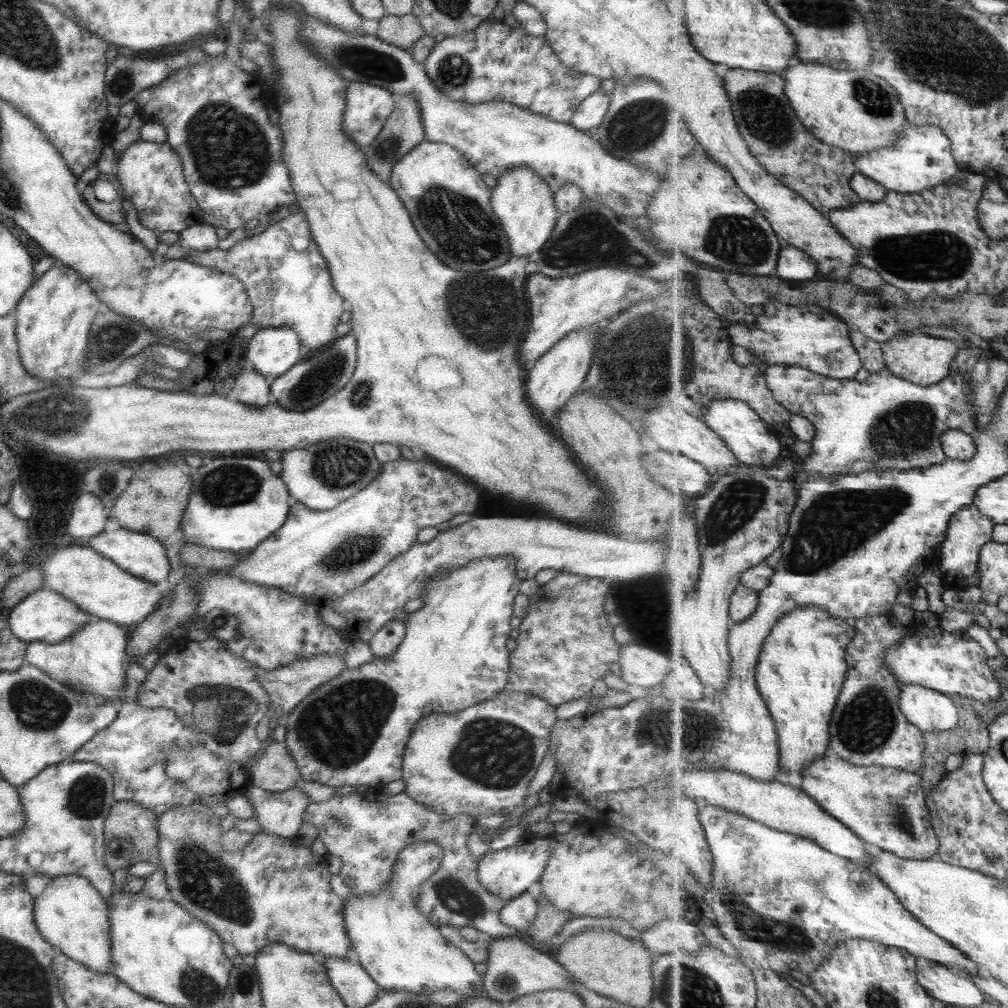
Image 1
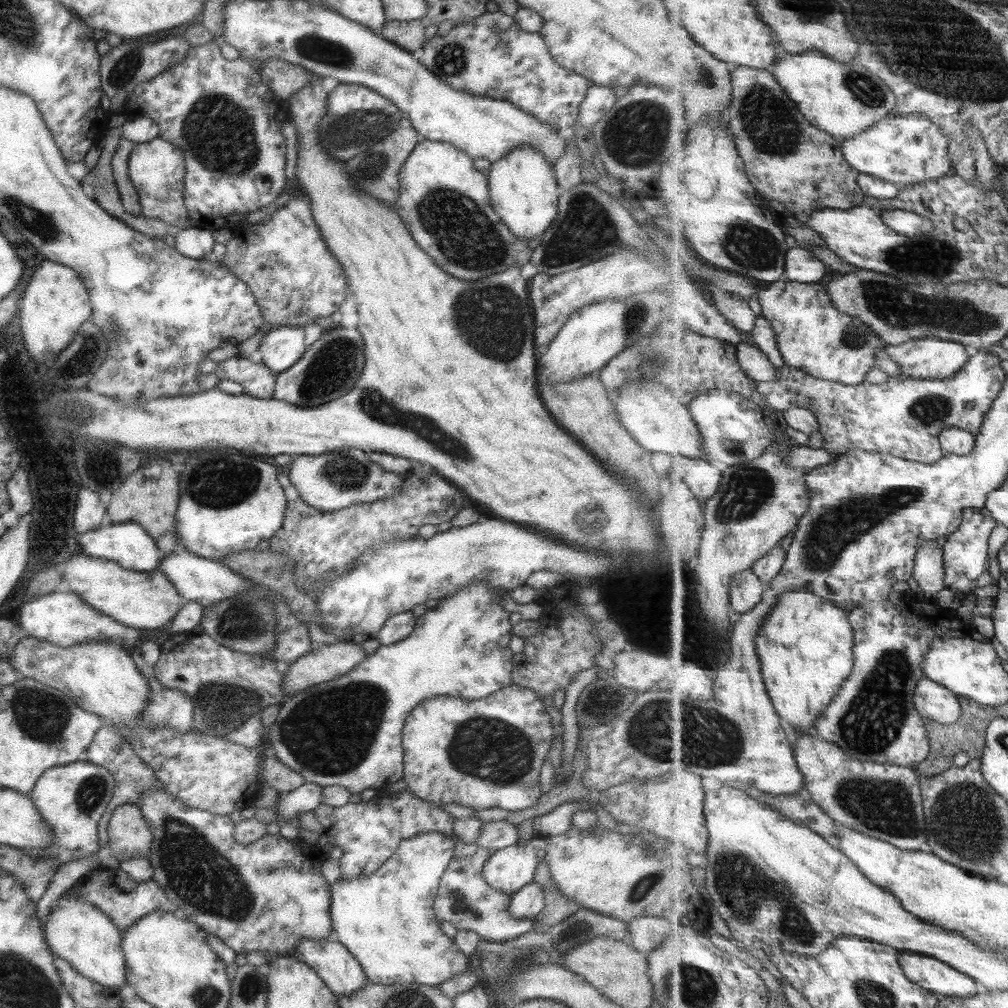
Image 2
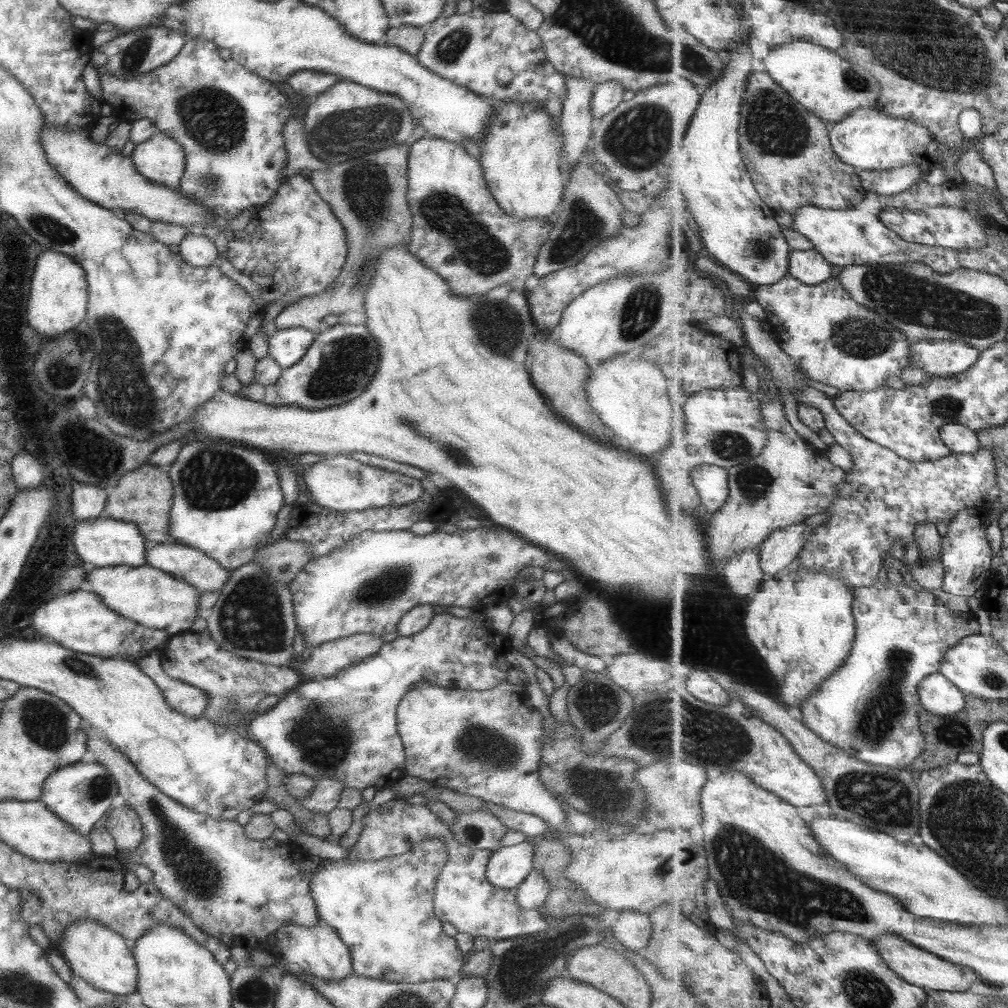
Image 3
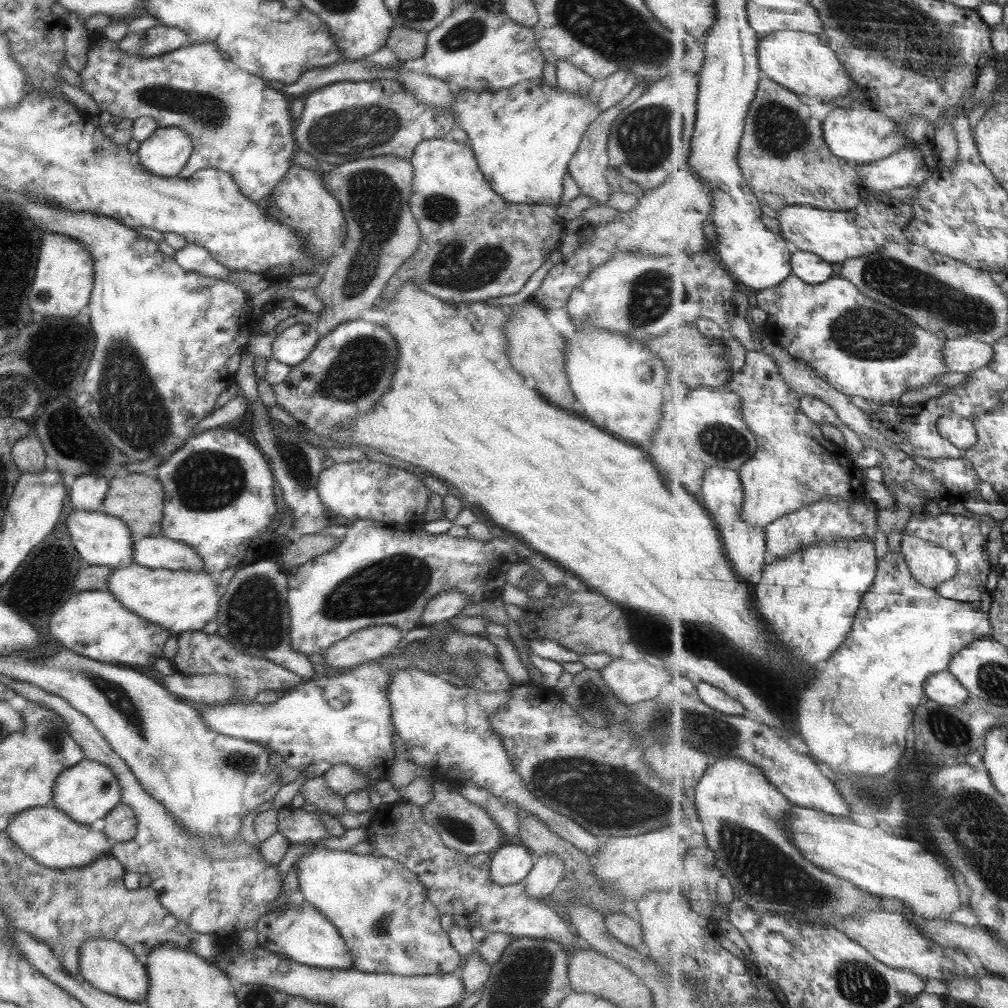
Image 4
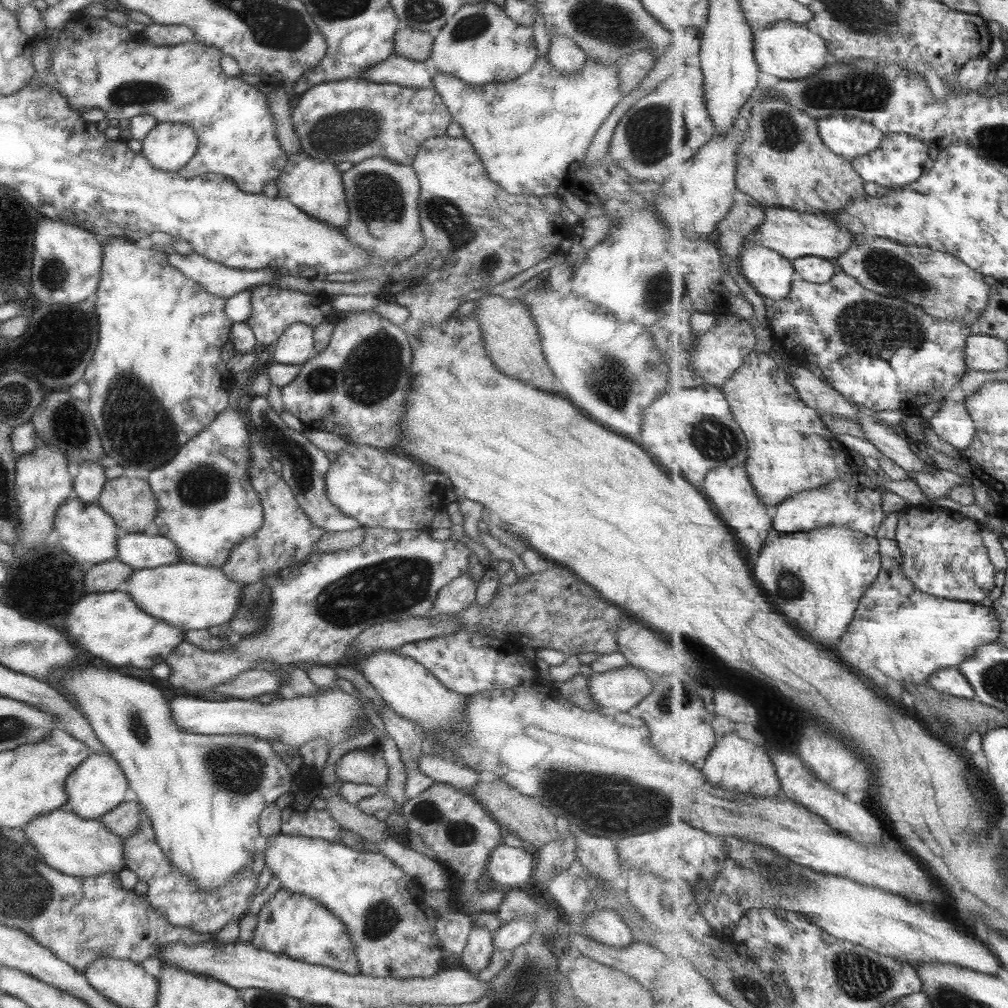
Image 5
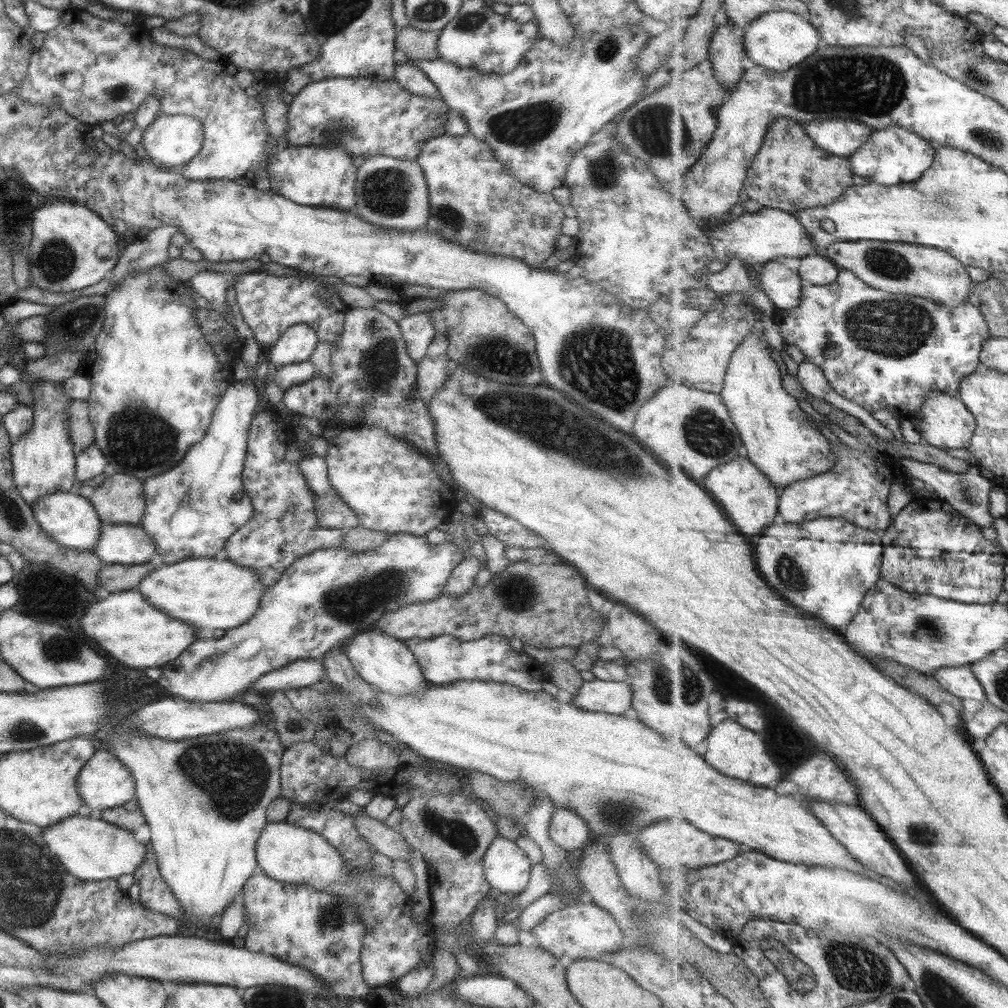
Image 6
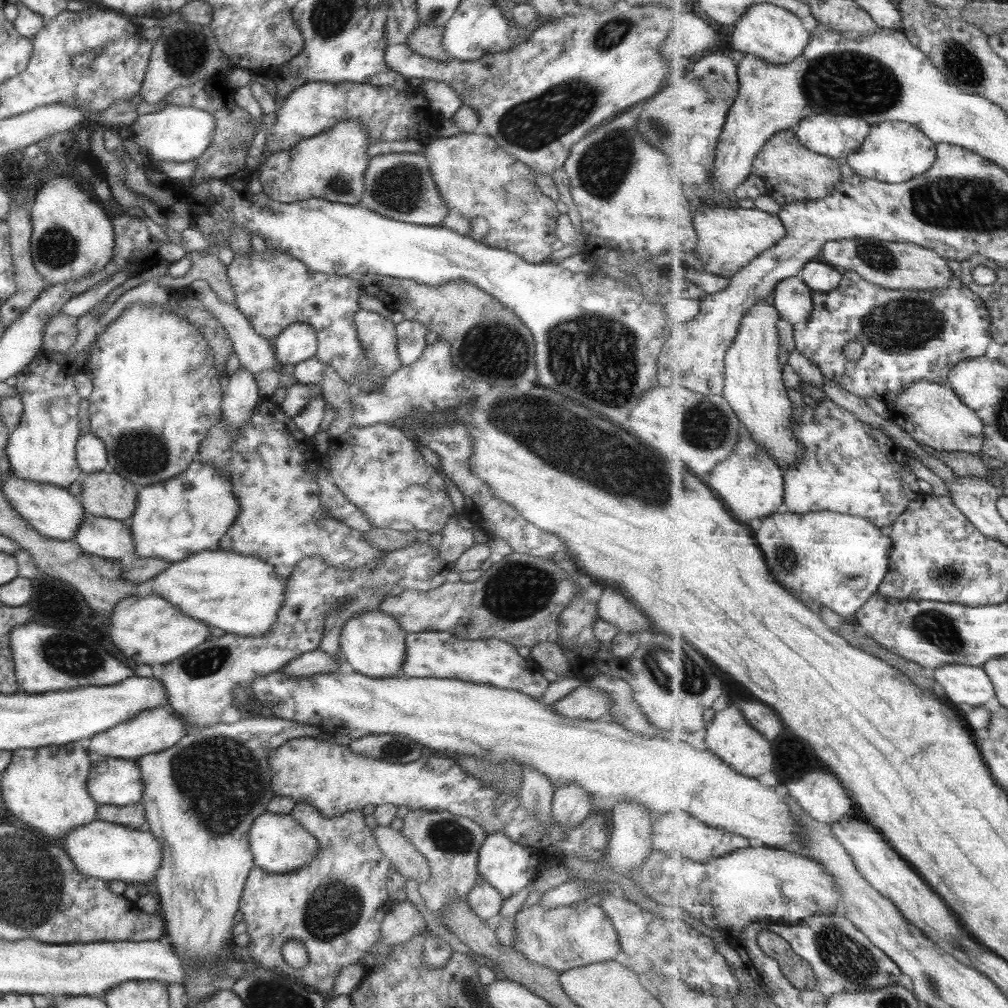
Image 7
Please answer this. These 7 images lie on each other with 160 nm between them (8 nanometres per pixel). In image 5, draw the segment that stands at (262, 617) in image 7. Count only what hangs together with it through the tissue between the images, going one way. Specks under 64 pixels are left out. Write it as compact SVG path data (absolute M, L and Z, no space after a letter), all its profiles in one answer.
M179 562L134 570L125 579L123 590L151 618L181 631L195 631L228 622L237 606L240 585L229 580L221 568Z

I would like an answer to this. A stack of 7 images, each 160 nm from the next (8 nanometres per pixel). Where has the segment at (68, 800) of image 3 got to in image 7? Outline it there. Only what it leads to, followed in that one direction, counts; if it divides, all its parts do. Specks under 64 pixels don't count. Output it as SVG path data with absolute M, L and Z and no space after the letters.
M101 755L90 763L85 786L91 800L98 805L132 805L142 793L136 761Z

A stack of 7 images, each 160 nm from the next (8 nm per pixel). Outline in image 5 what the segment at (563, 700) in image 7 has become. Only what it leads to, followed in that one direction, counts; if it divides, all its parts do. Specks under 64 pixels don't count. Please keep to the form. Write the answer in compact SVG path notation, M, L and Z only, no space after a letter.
M631 665L592 673L588 677L591 700L608 712L627 713L631 706L647 696L652 689L652 677Z

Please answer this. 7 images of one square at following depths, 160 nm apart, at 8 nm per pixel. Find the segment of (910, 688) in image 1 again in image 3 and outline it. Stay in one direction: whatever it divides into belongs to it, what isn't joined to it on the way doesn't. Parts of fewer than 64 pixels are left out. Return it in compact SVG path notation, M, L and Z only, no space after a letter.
M940 672L921 681L919 697L924 708L941 716L959 714L965 702L970 702L970 698Z

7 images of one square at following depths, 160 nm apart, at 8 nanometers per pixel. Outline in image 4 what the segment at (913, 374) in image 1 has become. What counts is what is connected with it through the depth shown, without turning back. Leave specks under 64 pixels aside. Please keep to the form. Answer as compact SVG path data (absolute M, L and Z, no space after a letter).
M975 336L947 339L943 347L945 365L952 372L975 373L993 362L995 349Z

